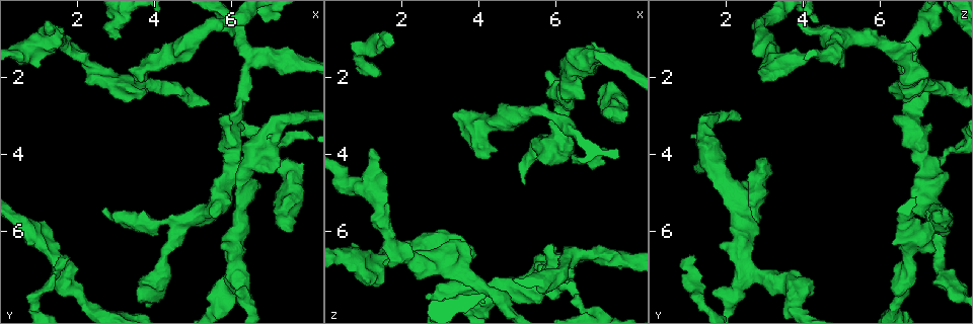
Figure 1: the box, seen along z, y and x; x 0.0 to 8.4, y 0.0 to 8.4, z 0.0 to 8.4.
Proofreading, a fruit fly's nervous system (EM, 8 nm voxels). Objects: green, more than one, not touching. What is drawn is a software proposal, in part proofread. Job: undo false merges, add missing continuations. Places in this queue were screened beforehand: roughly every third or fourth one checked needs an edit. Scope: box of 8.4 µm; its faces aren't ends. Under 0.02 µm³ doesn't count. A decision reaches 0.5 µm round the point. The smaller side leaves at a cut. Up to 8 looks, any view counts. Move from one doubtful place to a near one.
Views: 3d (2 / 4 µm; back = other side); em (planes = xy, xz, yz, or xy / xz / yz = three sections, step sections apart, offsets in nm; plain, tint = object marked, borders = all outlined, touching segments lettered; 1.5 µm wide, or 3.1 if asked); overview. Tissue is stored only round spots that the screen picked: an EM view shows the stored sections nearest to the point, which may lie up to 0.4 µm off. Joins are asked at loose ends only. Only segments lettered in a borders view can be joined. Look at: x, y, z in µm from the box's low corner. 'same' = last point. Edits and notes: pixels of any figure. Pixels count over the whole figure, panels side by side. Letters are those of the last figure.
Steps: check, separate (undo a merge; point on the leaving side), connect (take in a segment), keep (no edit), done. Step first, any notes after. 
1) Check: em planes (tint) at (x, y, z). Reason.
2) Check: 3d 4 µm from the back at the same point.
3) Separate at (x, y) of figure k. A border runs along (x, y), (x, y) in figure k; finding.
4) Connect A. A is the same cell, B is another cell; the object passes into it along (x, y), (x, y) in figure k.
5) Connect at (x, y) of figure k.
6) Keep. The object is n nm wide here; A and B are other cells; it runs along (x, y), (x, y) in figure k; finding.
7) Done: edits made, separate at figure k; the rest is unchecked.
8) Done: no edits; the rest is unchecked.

Check: 3d 4 µm at (1.75, 6.60, 1.20). End of a long branch.

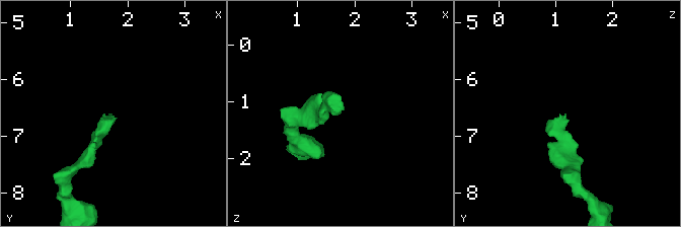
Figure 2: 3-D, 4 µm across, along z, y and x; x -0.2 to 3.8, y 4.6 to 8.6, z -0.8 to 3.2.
Check: em planes (borders) at (1.70, 6.55, 1.20).

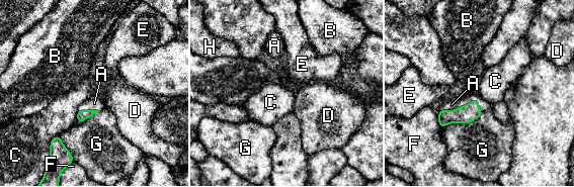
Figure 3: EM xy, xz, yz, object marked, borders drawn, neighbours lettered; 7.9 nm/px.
Connect A. The longest contact is with G, 380 nm; A is the same cell, B, C, D, E, F, G and H are other cells; it goes on there.

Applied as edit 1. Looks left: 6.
Check: overview. See it whole again.

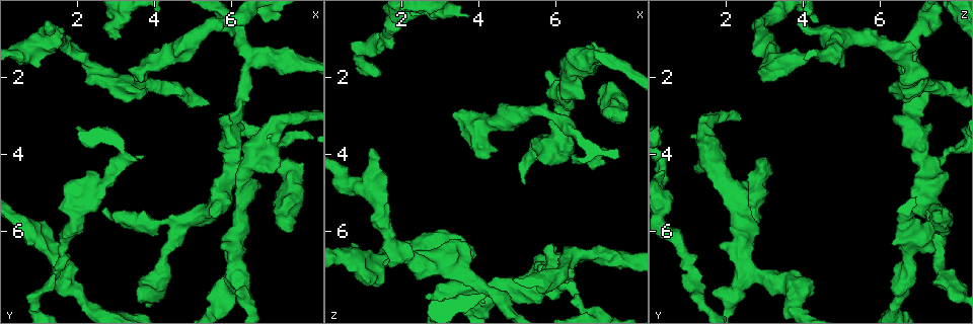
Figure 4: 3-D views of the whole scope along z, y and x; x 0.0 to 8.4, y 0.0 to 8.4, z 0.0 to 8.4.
Check: 3d 2 µm at (6.15, 7.10, 2.65). Arms part here.

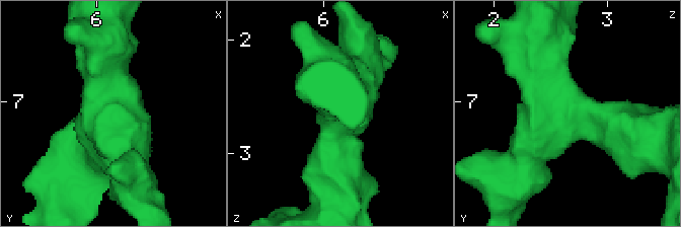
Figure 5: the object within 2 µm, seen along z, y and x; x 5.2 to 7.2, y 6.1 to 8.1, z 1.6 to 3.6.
Check: em xz step 8 (tint) at (6.16, 7.08, 2.66). 3 arms meet here; the arms are 340, 420, 500 nm wide.

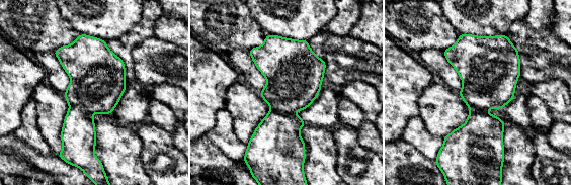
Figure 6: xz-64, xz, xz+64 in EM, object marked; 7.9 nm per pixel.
Check: em planes (borders) at the same point. Another direction.

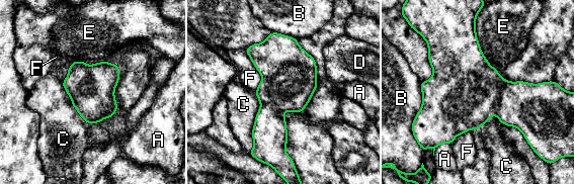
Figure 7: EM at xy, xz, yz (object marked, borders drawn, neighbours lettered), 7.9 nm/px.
Keep. The longest contact is with C, 480 nm; A, B, C, D, E and F are other cells; continuous, no second neuron.

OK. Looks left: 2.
Check: em planes (borders) at (2.70, 5.35, 7.60). Thick end.

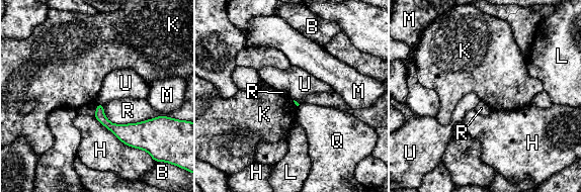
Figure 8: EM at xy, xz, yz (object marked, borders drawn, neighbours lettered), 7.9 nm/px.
Keep. The longest contact is with R, 500 nm; B, H, K, L, M, Q, R and U are other cells; none of them fits.

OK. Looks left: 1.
Done: edits made, connect at figure 3; the rest is unchecked.

